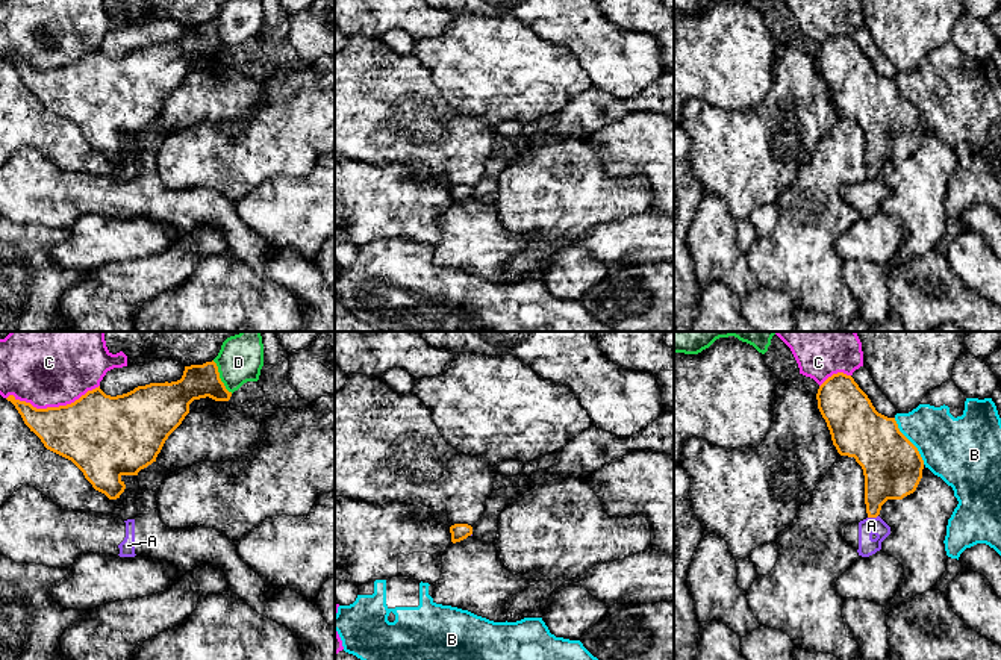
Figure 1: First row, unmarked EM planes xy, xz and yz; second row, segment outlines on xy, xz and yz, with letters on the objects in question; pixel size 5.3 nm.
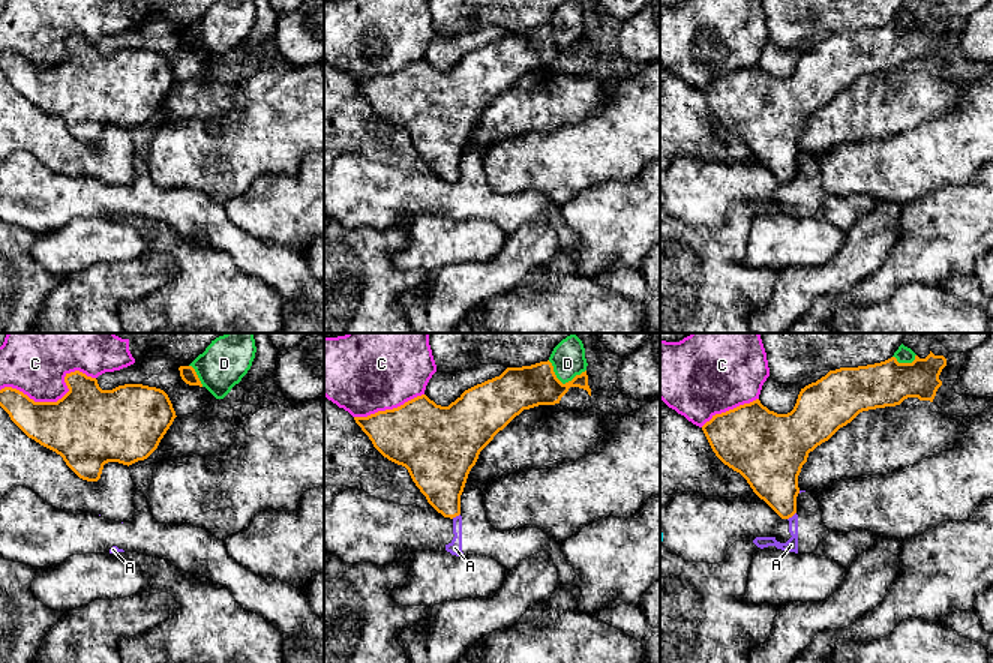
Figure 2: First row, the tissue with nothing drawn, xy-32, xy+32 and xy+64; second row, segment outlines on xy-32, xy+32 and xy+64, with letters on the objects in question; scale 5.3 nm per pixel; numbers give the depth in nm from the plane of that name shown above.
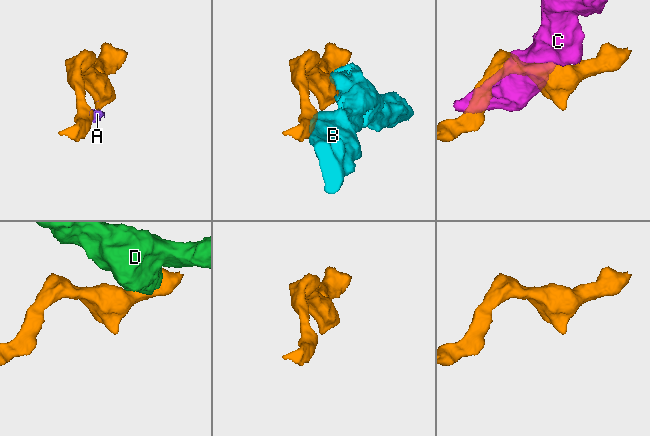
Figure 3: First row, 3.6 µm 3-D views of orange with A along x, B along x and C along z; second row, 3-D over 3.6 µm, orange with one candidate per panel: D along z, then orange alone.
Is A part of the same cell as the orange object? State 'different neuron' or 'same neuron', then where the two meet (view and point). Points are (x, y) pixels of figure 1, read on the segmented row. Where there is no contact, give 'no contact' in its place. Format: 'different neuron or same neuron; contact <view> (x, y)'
different neuron; contact yz (873, 516)

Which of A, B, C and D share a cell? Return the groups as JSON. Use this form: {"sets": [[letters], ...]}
{"sets": [["A"], ["B"], ["C"], ["D"]]}

